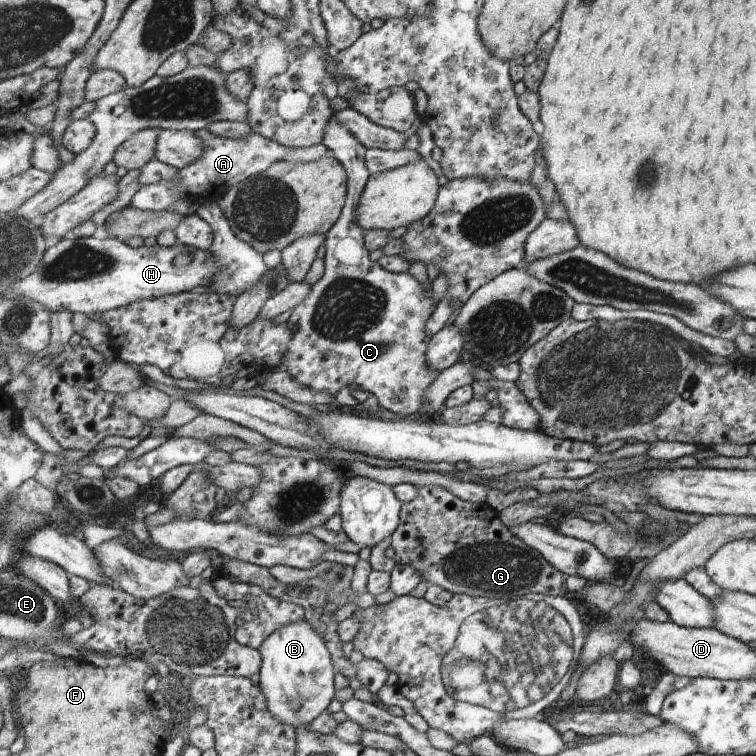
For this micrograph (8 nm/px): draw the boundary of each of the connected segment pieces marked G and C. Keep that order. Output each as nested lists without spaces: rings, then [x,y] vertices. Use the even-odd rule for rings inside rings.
[[[428,485],[418,488],[417,497],[404,503],[400,526],[391,540],[397,564],[414,567],[431,585],[438,585],[454,595],[468,594],[500,603],[540,594],[557,596],[565,592],[566,576],[563,572],[553,566],[542,552],[515,536],[501,520],[499,512],[486,503],[461,500],[443,486]]]
[[[333,118],[329,124],[324,144],[333,151],[334,158],[342,163],[345,171],[348,175],[348,198],[342,211],[342,216],[337,225],[326,235],[325,248],[326,256],[324,257],[325,270],[323,276],[311,287],[311,291],[305,300],[303,300],[292,312],[290,319],[288,320],[288,328],[292,331],[292,339],[286,354],[282,357],[281,370],[289,372],[291,377],[299,382],[302,386],[308,387],[312,392],[325,392],[328,391],[329,395],[337,394],[341,392],[343,388],[348,387],[351,391],[360,391],[361,396],[374,395],[379,402],[381,408],[385,408],[387,411],[396,413],[401,417],[415,414],[416,412],[422,412],[422,397],[427,387],[439,377],[441,371],[432,370],[426,362],[427,350],[431,337],[425,334],[425,322],[431,318],[431,314],[435,312],[436,305],[433,306],[433,300],[431,300],[430,292],[423,292],[421,284],[415,280],[415,276],[411,276],[408,273],[393,273],[384,270],[379,264],[371,262],[367,256],[367,248],[363,246],[363,236],[365,230],[360,226],[358,221],[358,207],[361,203],[365,188],[370,180],[370,172],[367,164],[365,163],[365,154],[367,148],[357,141],[357,138],[345,127],[338,124],[337,118]]]

